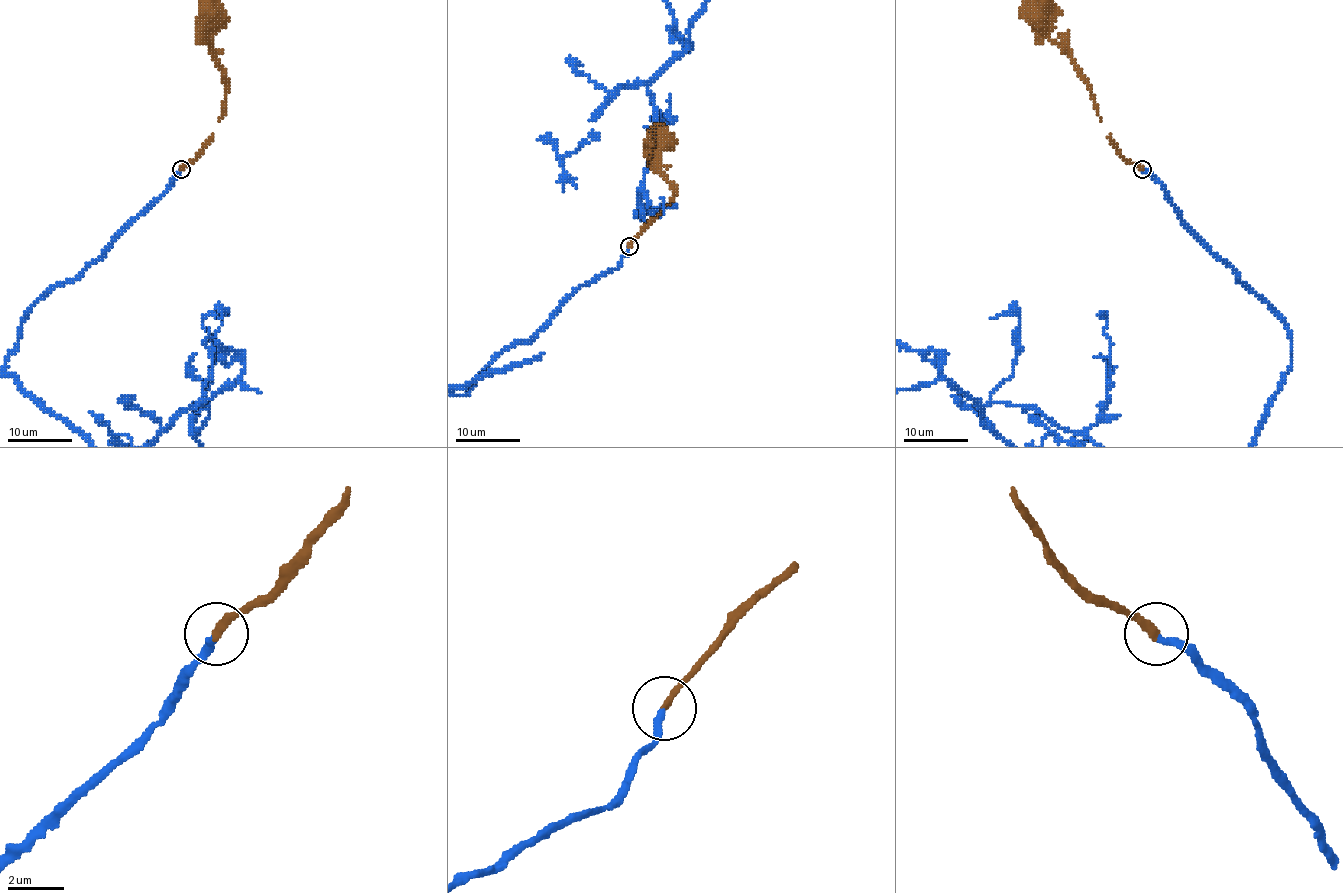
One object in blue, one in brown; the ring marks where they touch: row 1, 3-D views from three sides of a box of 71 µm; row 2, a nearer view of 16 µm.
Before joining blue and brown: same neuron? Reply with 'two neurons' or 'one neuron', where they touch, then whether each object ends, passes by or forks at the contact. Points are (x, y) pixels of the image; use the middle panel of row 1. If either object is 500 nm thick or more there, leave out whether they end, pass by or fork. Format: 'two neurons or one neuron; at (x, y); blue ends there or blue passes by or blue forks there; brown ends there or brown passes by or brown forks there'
one neuron; at (629, 246); blue ends there; brown ends there

